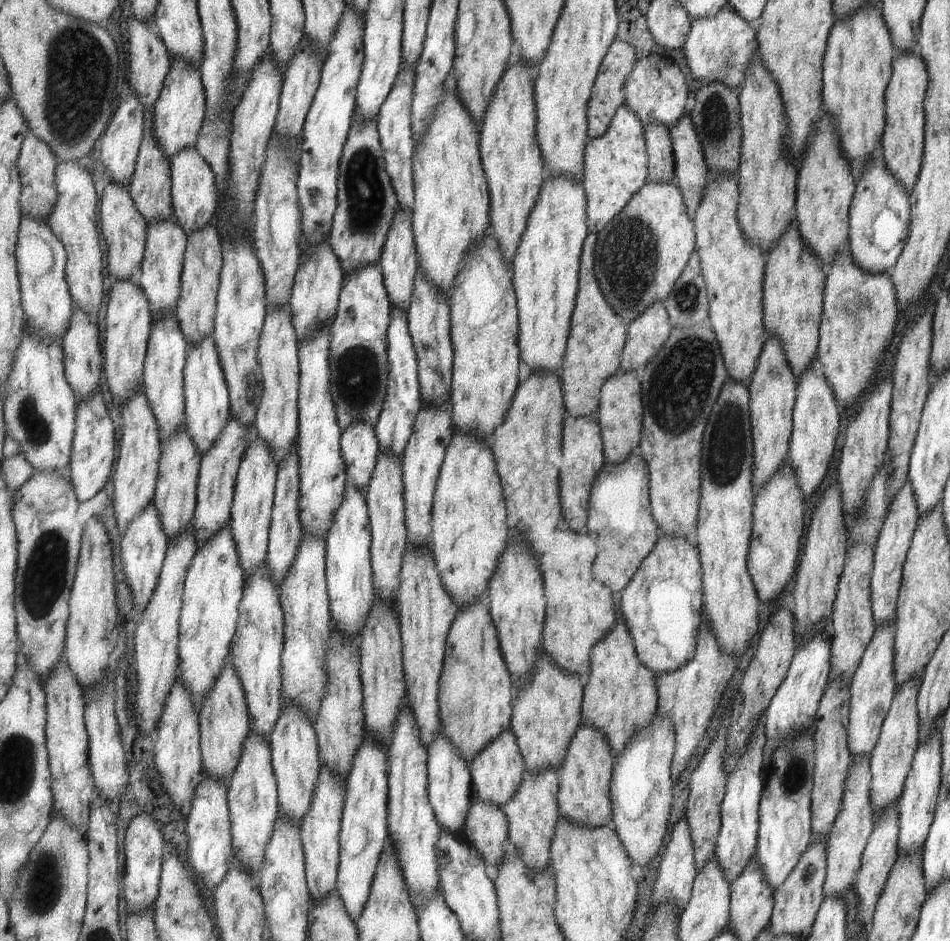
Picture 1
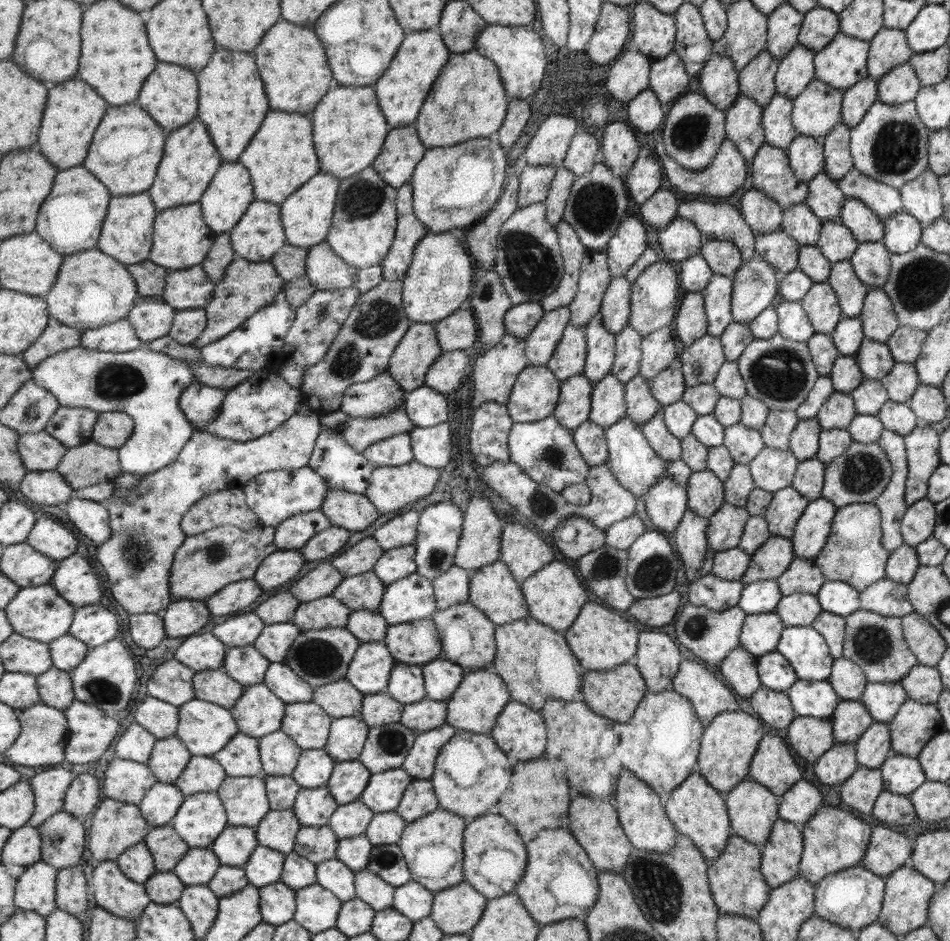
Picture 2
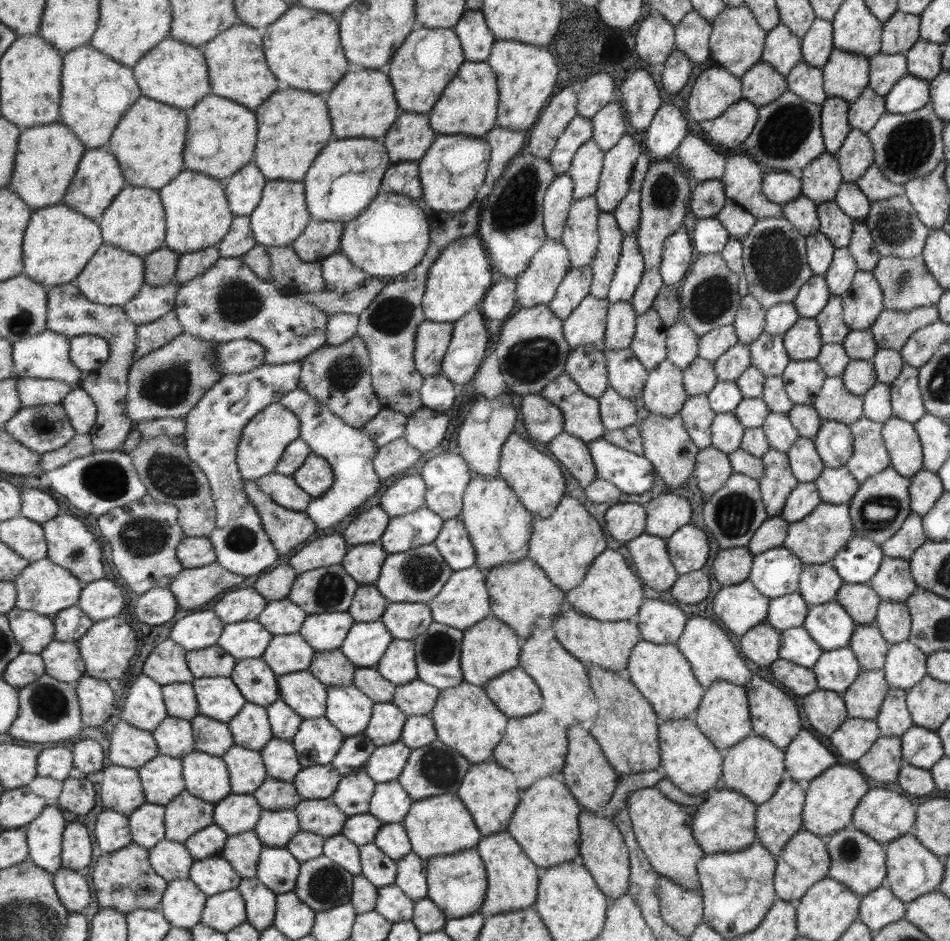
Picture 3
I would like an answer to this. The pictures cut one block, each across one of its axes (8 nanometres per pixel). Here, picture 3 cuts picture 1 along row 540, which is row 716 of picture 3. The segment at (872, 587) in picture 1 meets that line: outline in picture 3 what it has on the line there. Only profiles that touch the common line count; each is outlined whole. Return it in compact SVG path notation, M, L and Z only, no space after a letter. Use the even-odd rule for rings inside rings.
M893 688L885 693L874 721L881 737L900 737L912 724L906 709L906 690Z

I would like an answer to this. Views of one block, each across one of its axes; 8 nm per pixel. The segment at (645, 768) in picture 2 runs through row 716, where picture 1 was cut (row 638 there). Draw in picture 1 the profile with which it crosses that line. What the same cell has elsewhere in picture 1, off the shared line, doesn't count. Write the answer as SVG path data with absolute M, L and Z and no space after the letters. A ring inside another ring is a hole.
M661 534L656 549L643 561L633 580L618 597L622 618L628 624L640 661L652 670L657 678L679 670L693 658L696 638L703 618L703 570L699 554L692 540L685 537L667 537Z

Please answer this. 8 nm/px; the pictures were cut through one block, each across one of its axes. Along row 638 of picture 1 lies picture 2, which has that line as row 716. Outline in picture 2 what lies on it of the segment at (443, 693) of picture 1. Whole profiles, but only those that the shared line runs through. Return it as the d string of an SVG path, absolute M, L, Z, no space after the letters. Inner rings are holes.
M490 667L470 670L461 682L460 688L448 700L448 720L451 726L467 732L490 734L504 712L509 701L513 700L508 683Z

